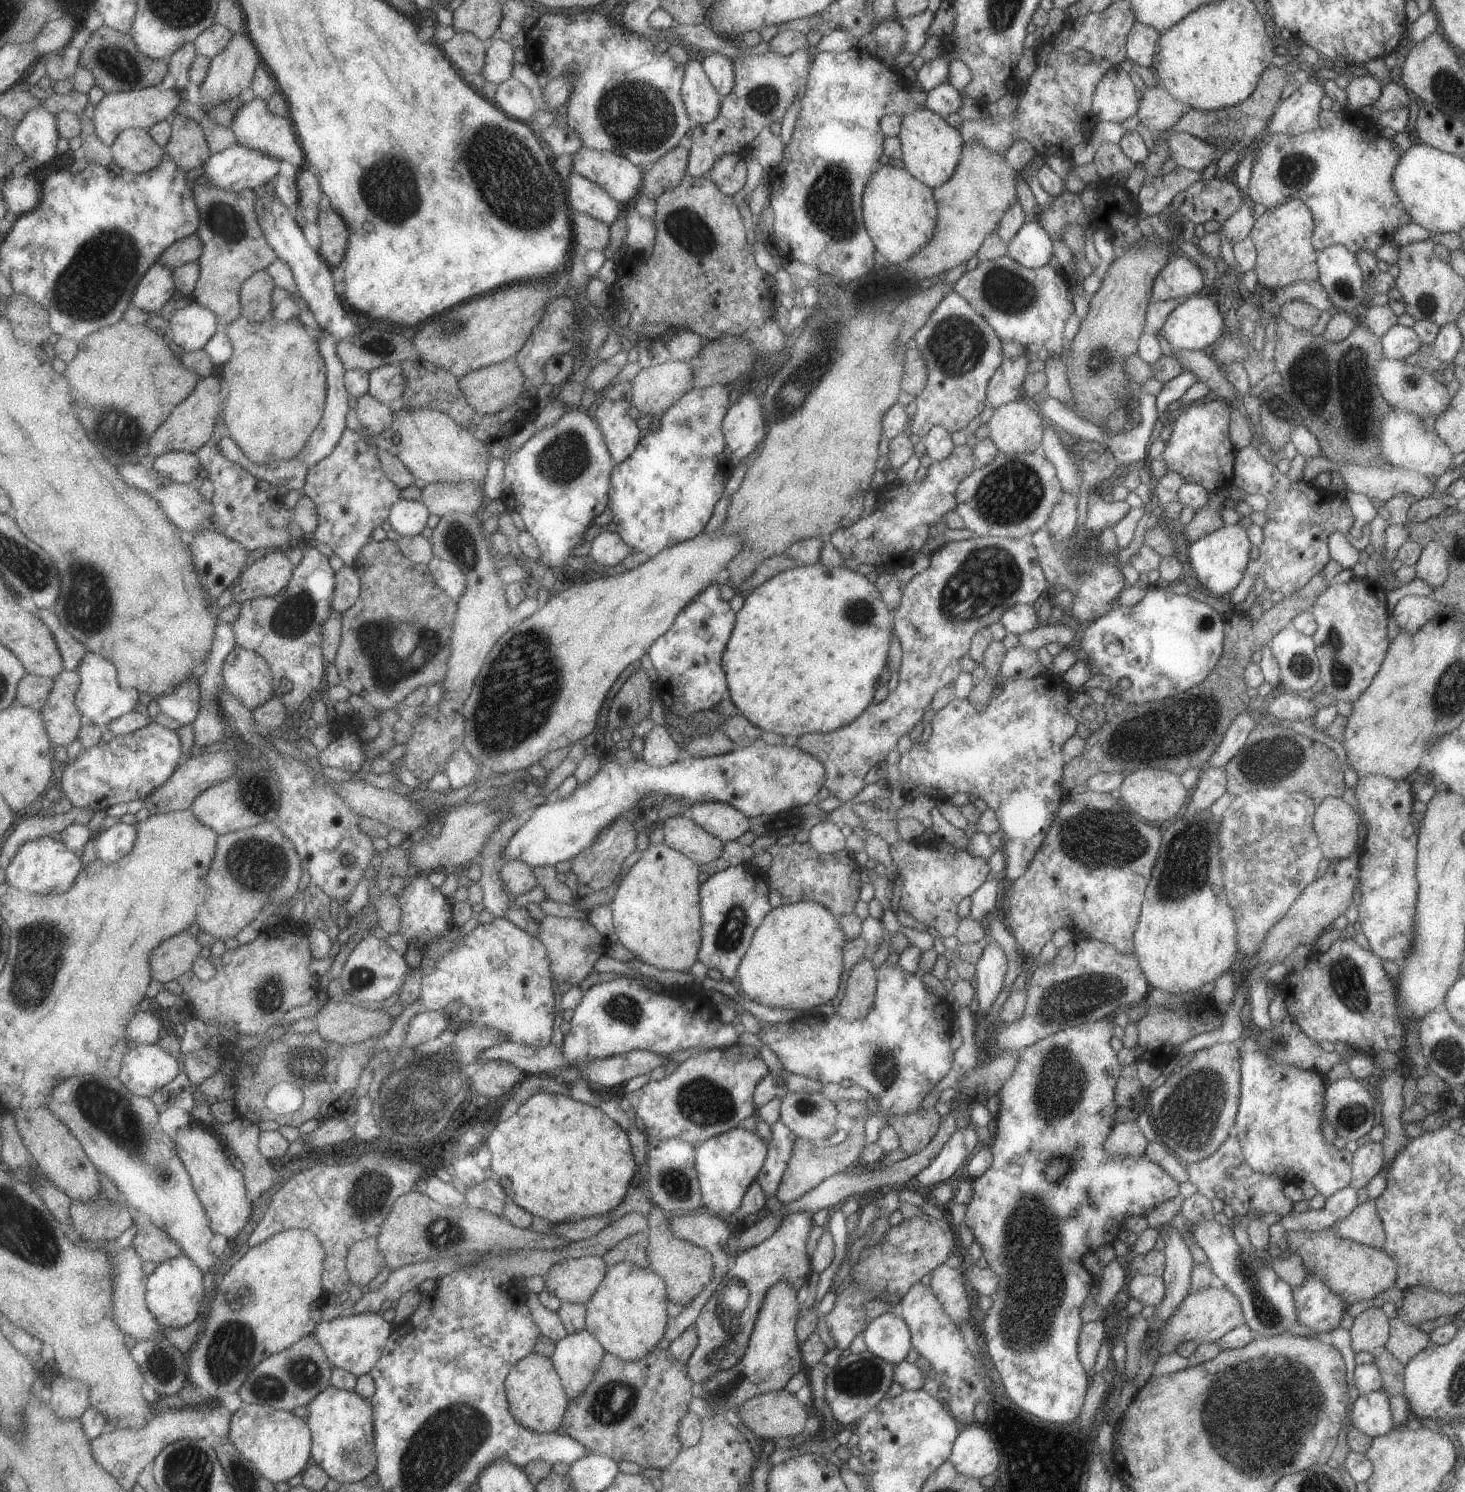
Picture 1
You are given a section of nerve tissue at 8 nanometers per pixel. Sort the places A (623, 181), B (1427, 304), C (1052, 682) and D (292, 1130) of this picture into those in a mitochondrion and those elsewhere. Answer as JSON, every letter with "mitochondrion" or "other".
{"A":"other","B":"mitochondrion","C":"other","D":"other"}

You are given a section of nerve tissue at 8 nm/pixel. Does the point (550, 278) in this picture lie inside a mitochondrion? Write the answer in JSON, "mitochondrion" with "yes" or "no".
{"mitochondrion":"no"}

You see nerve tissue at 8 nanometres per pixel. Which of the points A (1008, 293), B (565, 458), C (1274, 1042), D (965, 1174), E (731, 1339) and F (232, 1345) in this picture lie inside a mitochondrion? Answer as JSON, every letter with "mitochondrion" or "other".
{"A":"mitochondrion","B":"mitochondrion","C":"mitochondrion","D":"other","E":"mitochondrion","F":"mitochondrion"}

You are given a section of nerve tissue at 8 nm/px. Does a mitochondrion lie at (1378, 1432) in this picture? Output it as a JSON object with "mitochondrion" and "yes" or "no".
{"mitochondrion":"no"}

